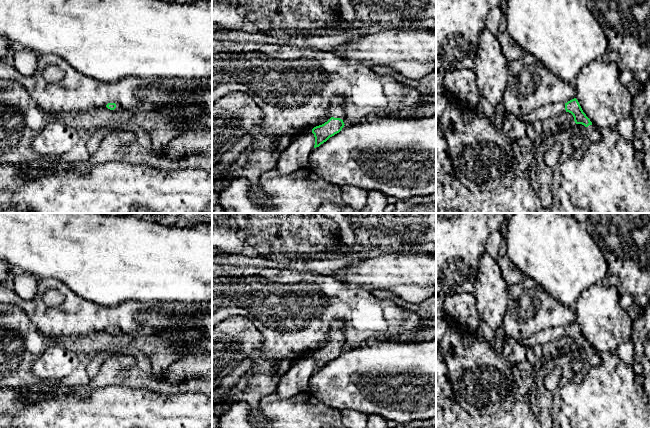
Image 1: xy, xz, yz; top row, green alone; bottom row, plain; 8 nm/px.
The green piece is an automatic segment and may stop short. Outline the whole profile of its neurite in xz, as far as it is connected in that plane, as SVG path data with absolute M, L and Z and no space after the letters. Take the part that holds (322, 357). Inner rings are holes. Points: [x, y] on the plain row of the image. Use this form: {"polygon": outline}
{"polygon": "M340 322L331 325L330 337L331 342L327 346L312 353L315 361L314 372L319 371L330 361L339 357L345 349L342 344L344 342L344 332Z"}

